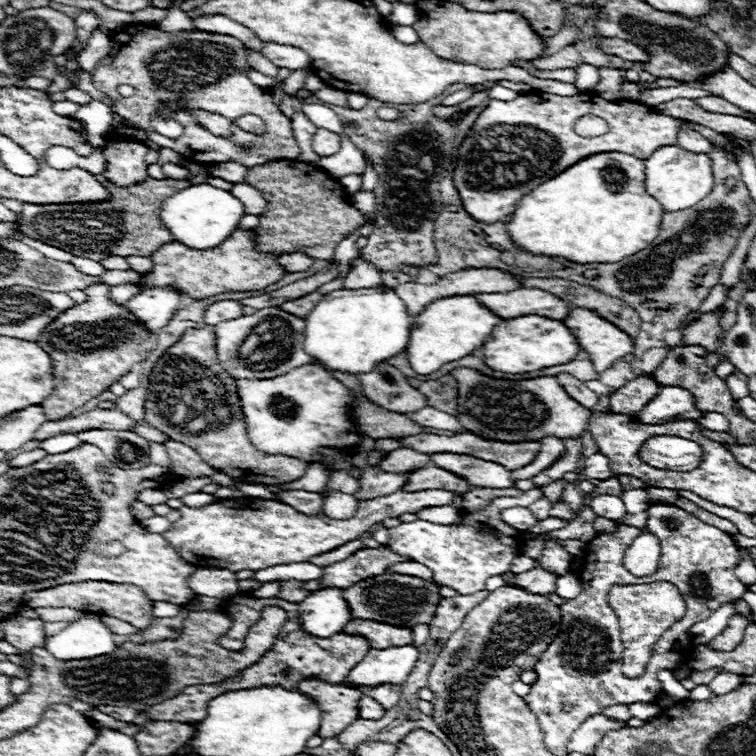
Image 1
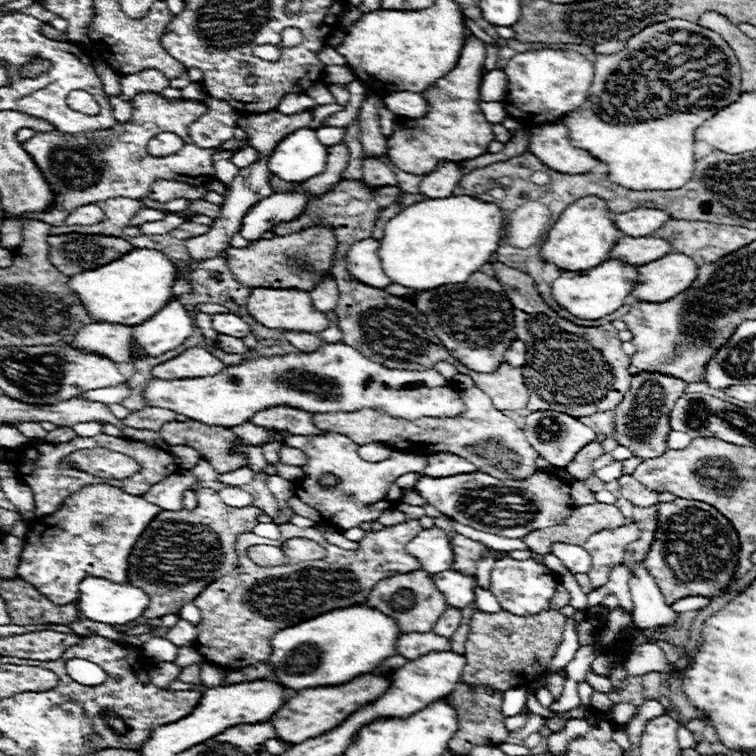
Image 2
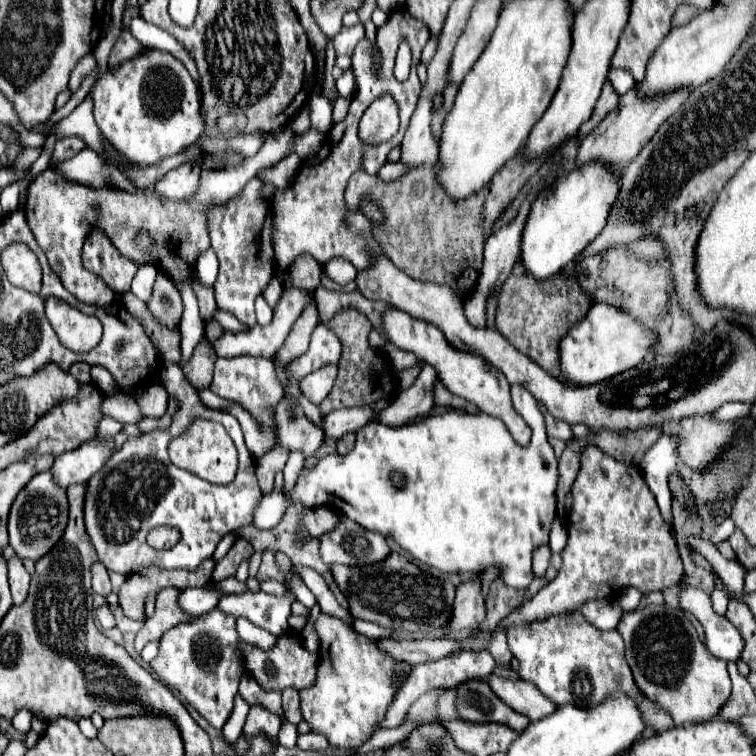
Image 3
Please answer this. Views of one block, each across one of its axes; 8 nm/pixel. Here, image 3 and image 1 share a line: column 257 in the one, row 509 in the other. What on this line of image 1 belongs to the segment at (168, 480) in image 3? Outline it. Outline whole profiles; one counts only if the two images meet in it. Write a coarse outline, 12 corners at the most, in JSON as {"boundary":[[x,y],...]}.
{"boundary":[[542,492],[494,498],[460,524],[402,522],[388,548],[458,594],[508,572],[522,532],[500,512]]}

